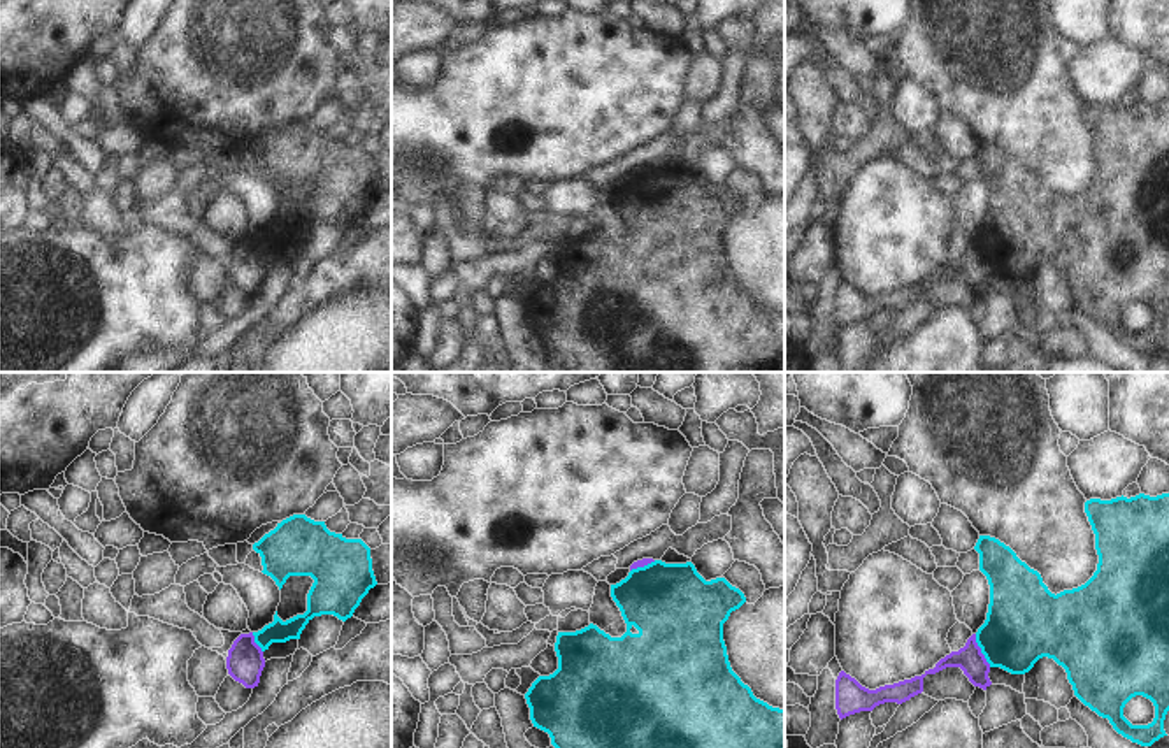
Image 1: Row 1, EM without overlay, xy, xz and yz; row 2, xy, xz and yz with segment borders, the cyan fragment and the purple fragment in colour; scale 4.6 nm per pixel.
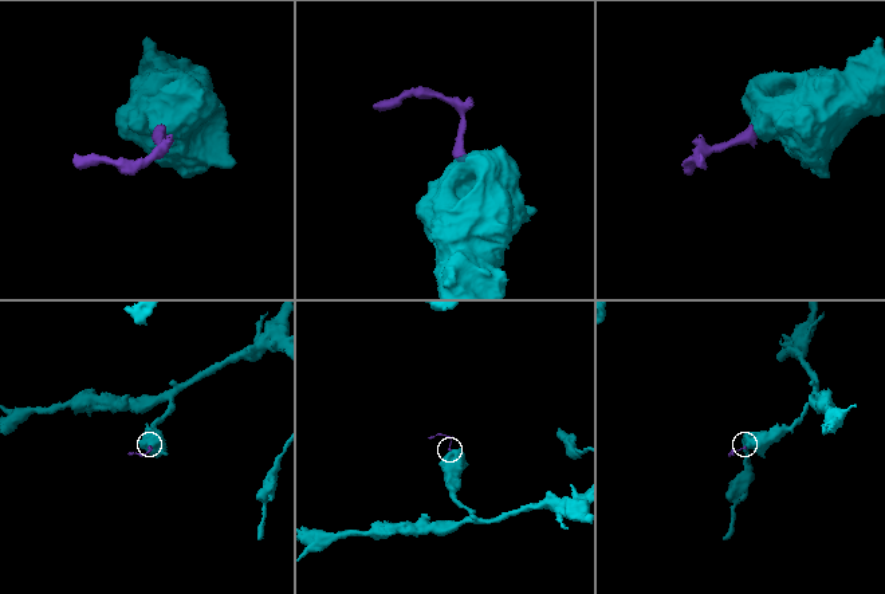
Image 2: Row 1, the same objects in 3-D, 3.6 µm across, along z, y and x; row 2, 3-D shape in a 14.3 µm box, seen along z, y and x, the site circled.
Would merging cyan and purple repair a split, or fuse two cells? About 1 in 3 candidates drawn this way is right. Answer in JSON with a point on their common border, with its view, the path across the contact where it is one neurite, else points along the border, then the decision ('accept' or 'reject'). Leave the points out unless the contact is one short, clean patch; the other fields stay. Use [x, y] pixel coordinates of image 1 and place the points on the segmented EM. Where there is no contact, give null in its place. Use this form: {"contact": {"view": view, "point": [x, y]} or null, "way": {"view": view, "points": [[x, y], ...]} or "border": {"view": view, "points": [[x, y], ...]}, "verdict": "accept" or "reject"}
{"contact": {"view": "yz", "point": [982, 650]}, "border": {"view": "yz", "points": [[975, 634], [975, 641], [990, 666]]}, "verdict": "reject"}

